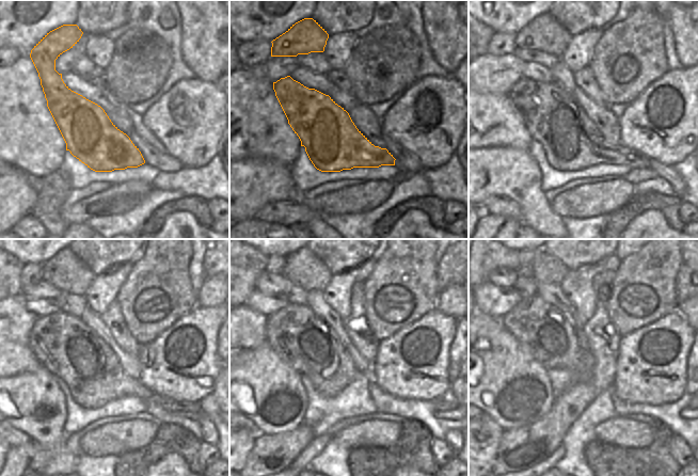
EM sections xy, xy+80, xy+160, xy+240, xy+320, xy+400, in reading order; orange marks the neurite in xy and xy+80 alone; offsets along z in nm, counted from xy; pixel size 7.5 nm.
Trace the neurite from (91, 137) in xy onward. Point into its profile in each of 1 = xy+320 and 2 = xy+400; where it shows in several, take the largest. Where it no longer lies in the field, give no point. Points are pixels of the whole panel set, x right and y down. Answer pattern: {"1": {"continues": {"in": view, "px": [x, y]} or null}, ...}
{"1": {"continues": {"in": "xy+320", "px": [296, 333]}}, "2": {"continues": {"in": "xy+400", "px": [543, 330]}}}

